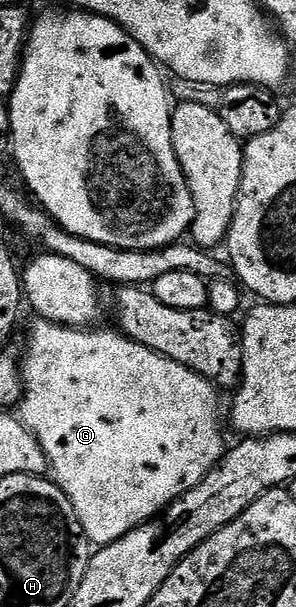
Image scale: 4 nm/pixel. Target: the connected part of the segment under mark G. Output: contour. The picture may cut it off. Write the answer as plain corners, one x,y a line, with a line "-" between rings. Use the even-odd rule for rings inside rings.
42,320
36,323
31,330
31,335
27,338
27,355
23,358
24,394
19,402
17,417
28,434
39,442
49,467
50,477
59,487
69,510
71,505
70,513
73,518
75,513
84,536
91,542
99,542
95,544
115,542
129,531
142,526
144,522
150,522
156,514
170,506
184,490
192,490
223,457
225,445
223,446
223,438
219,435
219,418
215,415
215,394
211,391
212,383
197,372
177,364
171,358
166,358
164,354
153,352
140,342
124,338
118,332
110,334
107,330
95,330
99,328
60,326
58,322

